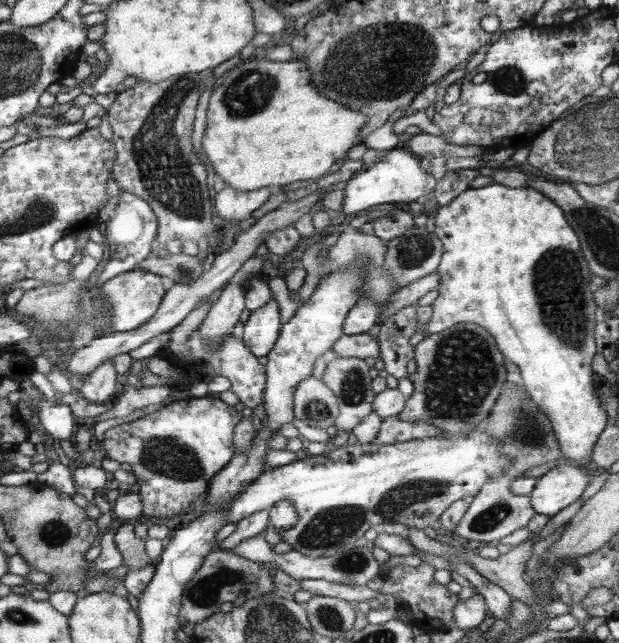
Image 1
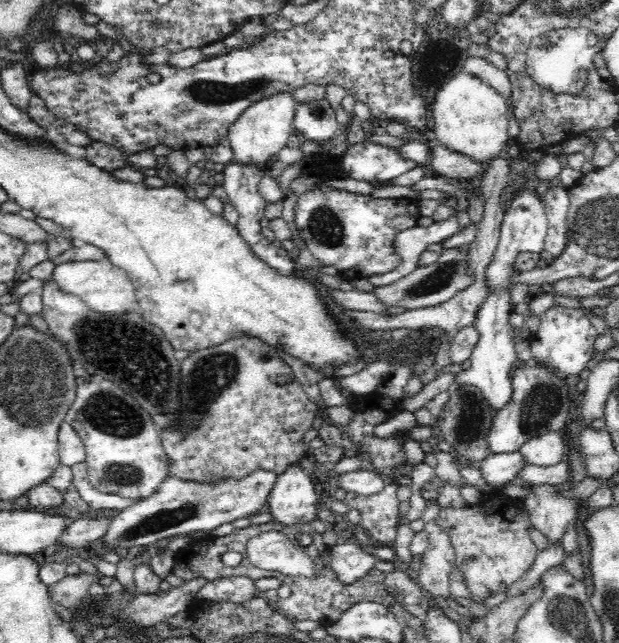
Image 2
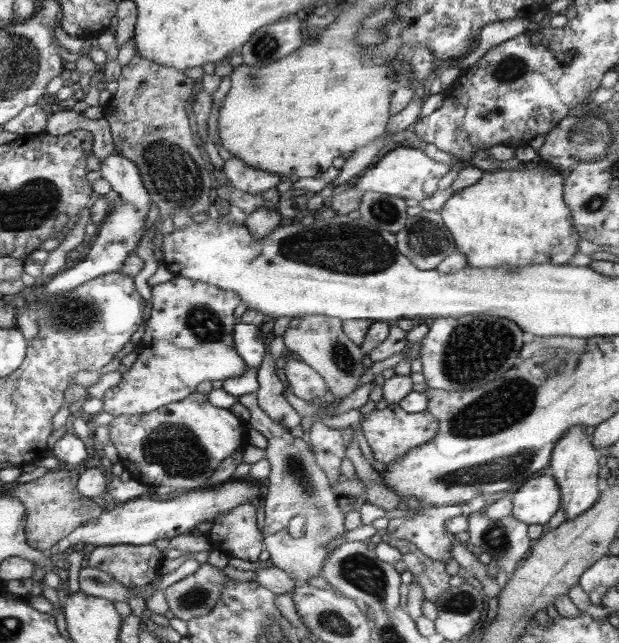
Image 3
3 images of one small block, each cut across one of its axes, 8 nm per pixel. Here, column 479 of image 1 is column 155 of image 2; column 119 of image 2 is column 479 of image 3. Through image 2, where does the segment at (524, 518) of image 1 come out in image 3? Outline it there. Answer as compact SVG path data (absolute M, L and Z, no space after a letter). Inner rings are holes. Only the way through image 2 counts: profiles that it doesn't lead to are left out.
M478 512L469 515L468 529L470 542L479 551L489 553L496 560L497 567L502 569L510 577L521 565L529 559L534 540L529 537L529 525L525 521L518 520L512 515L490 520L486 512Z

